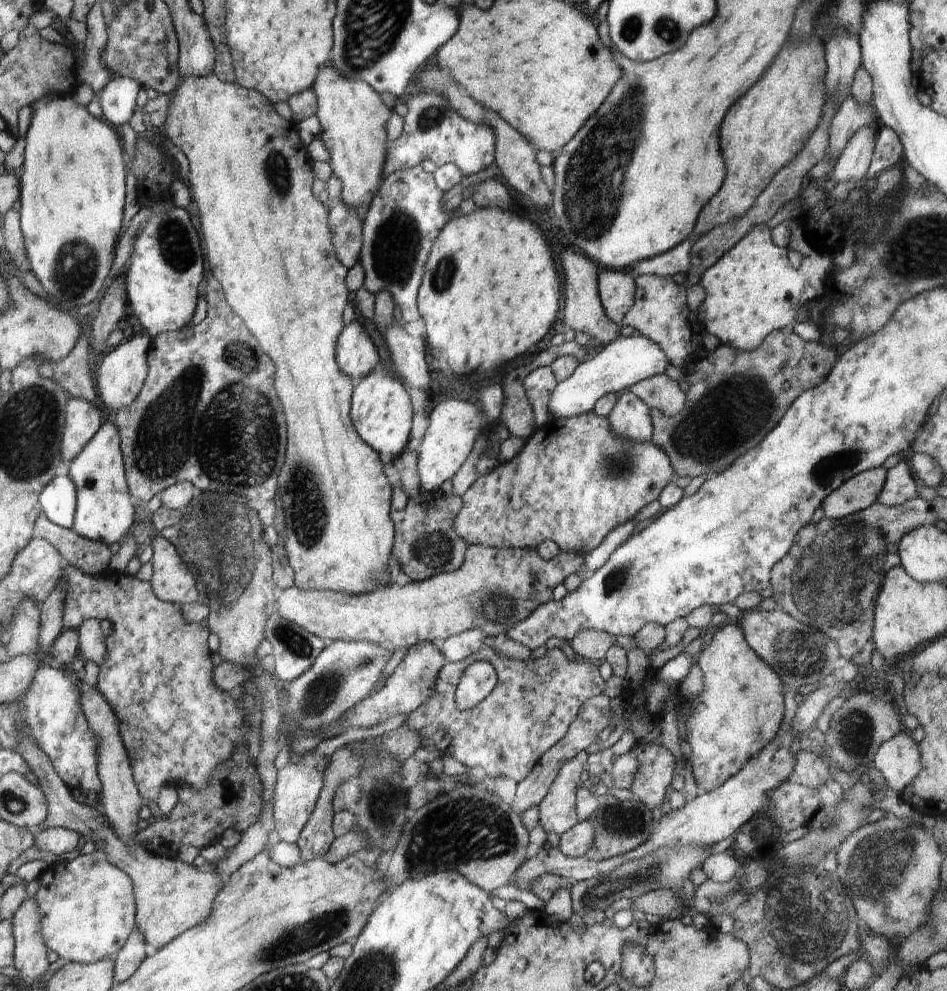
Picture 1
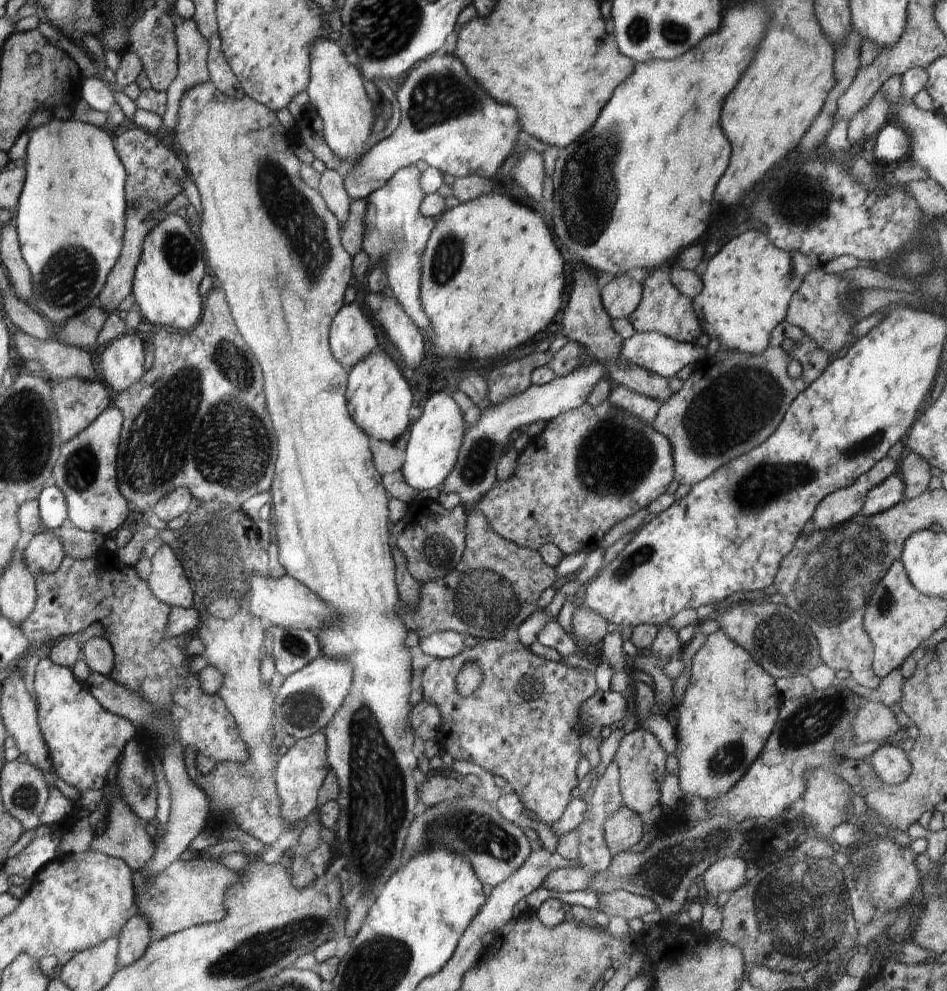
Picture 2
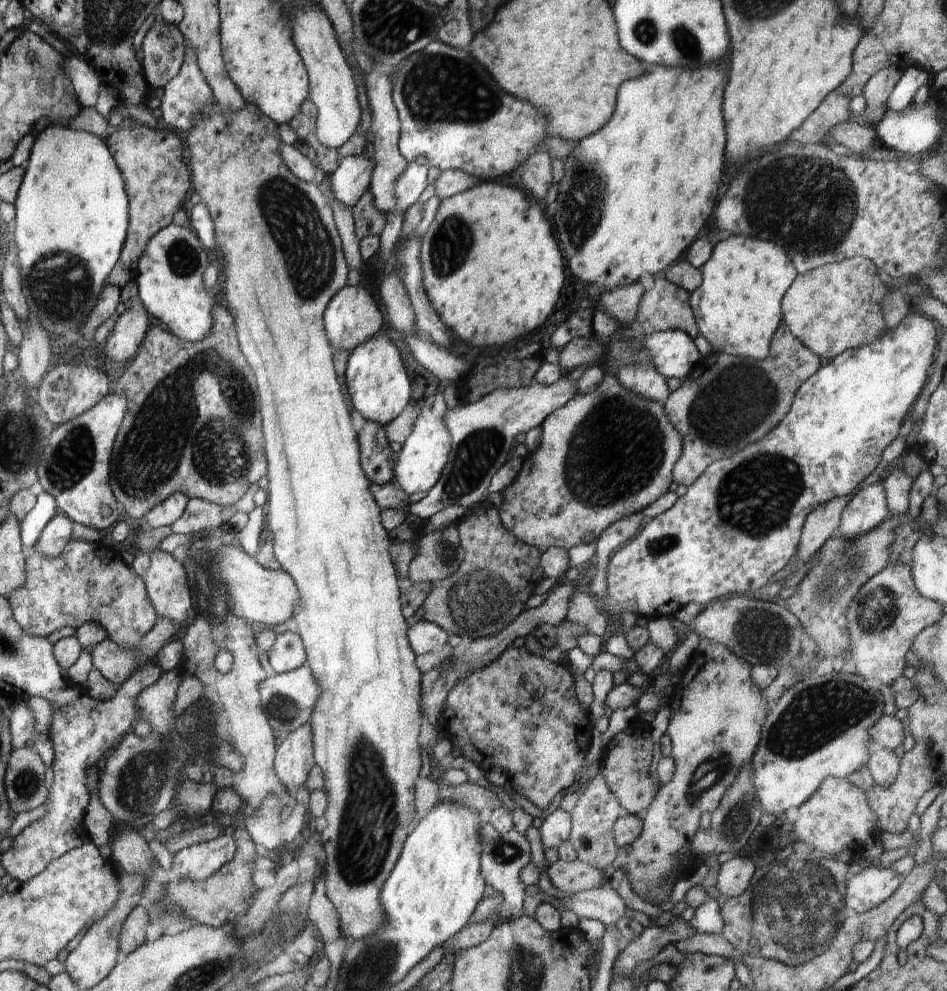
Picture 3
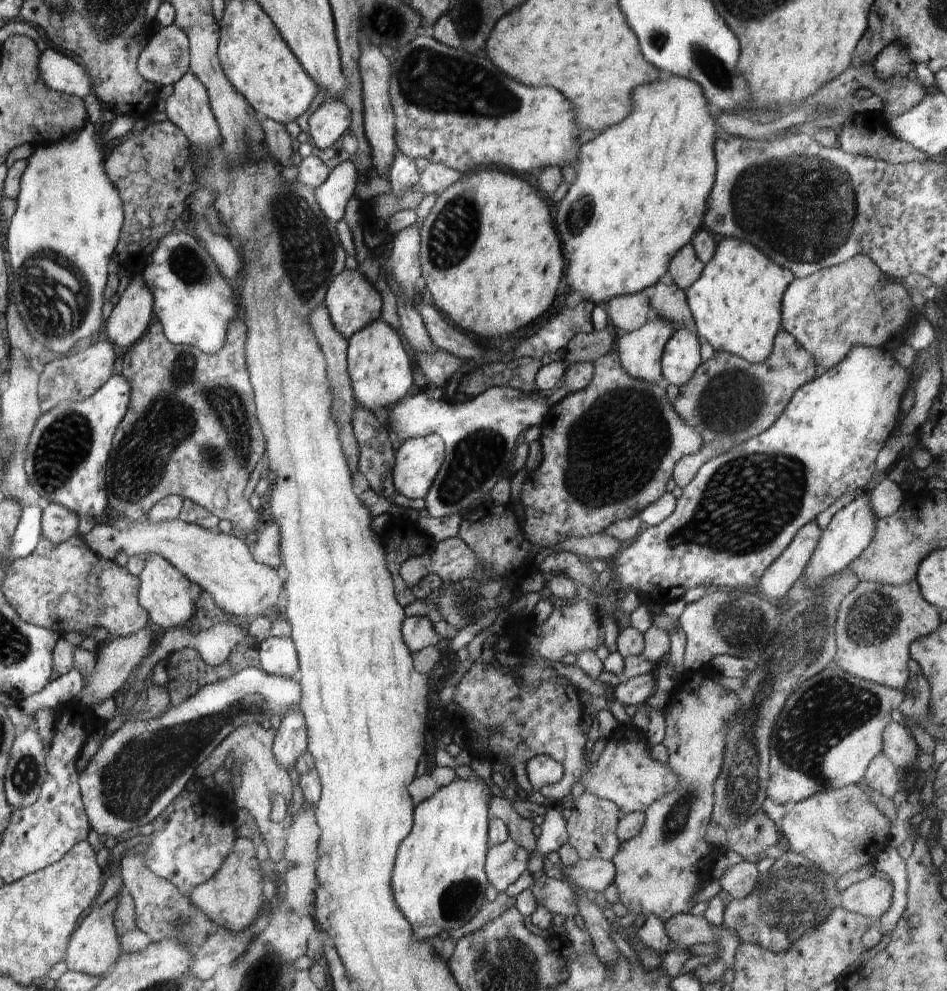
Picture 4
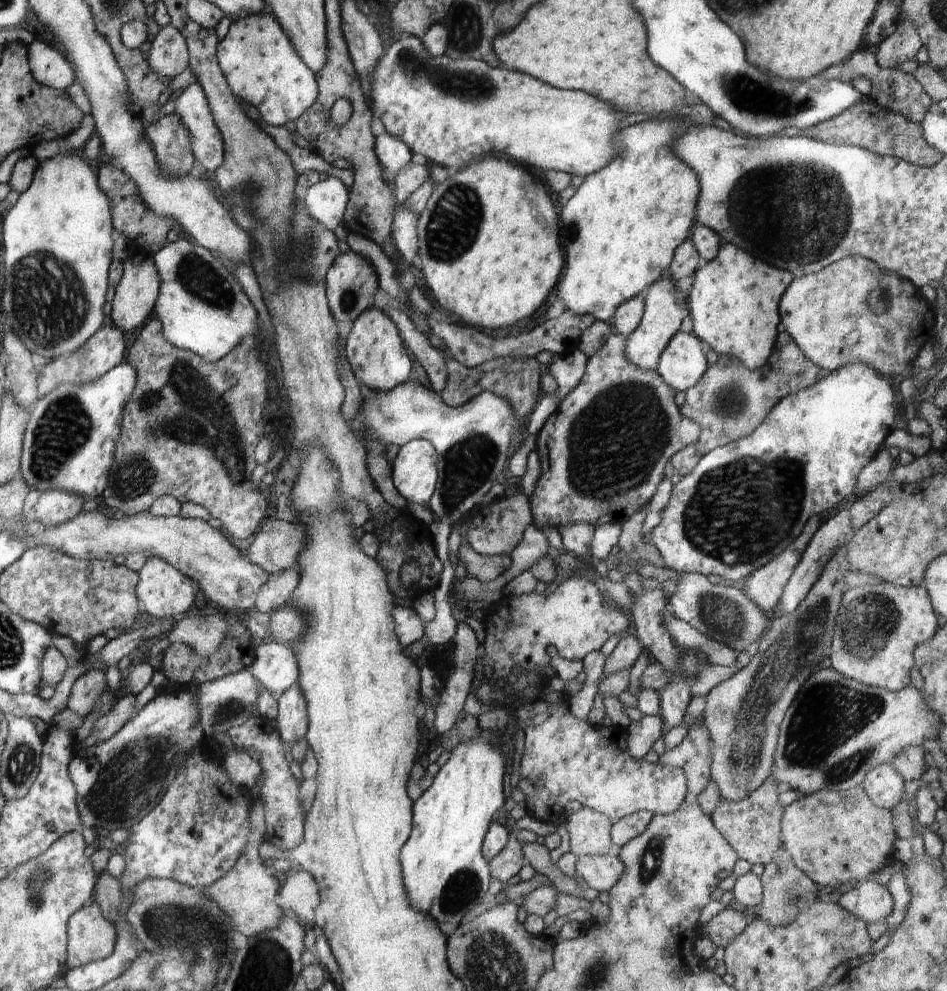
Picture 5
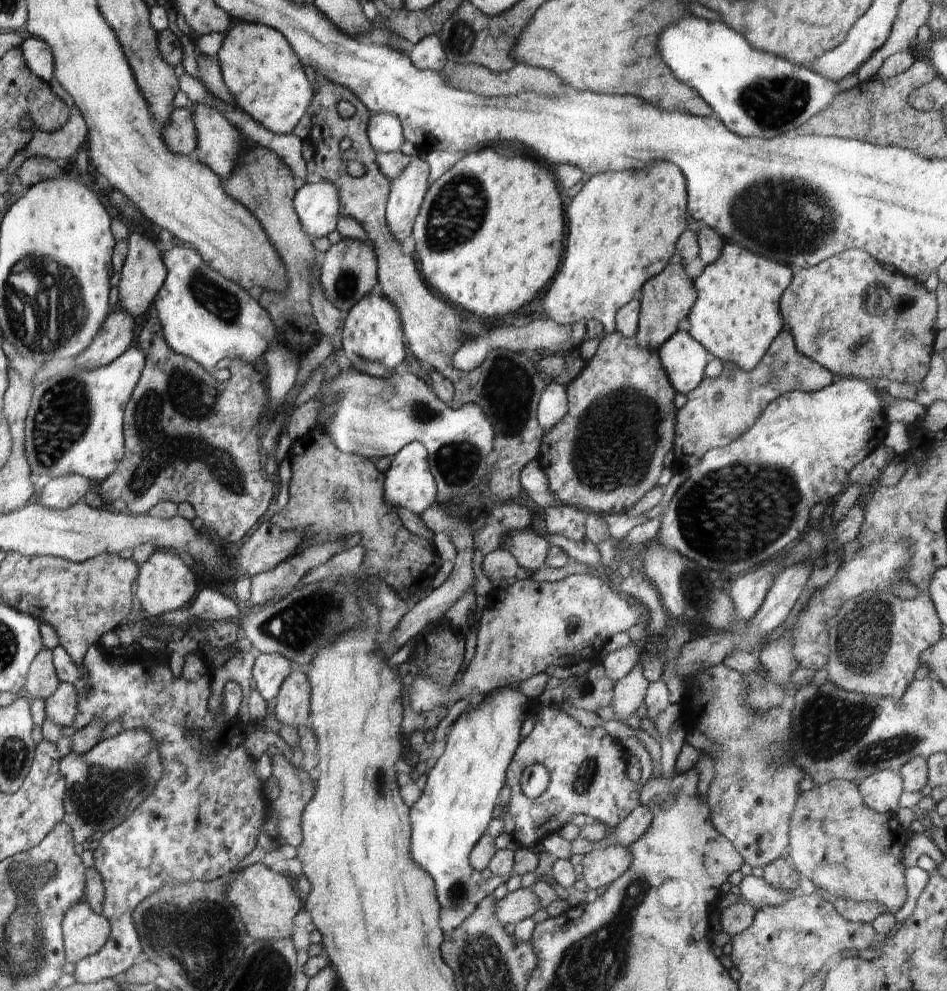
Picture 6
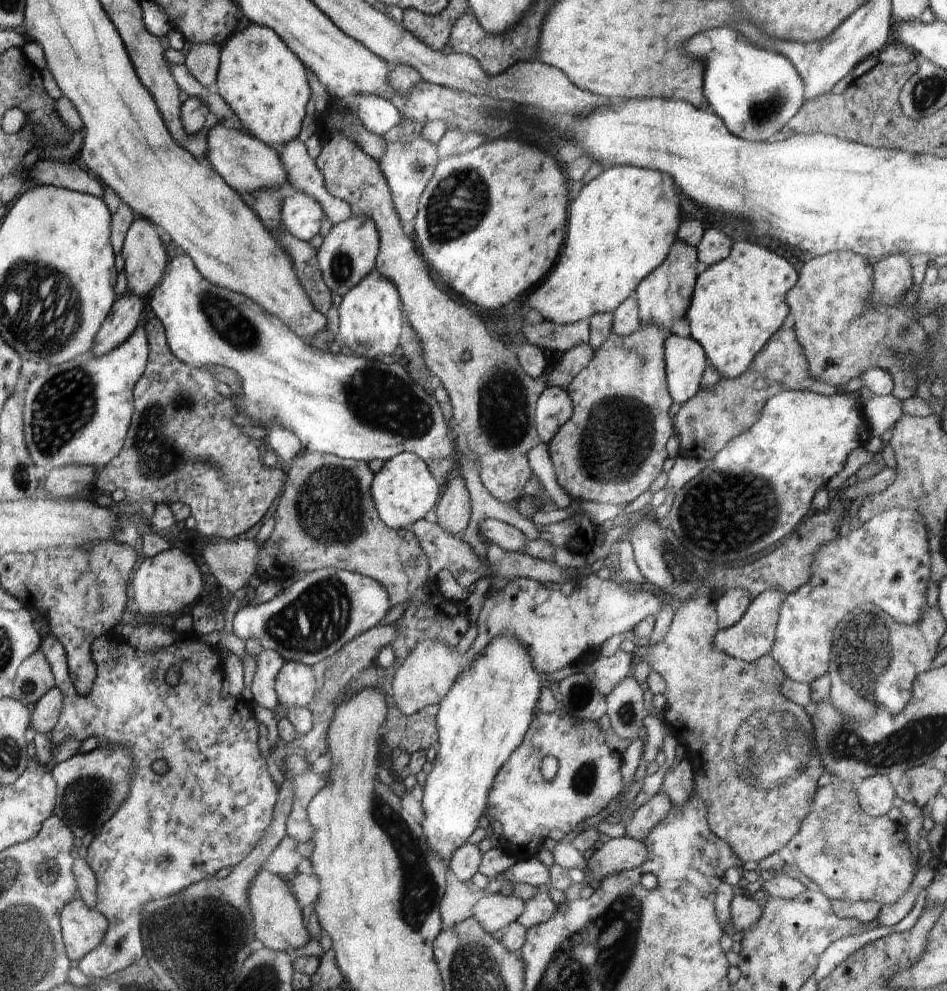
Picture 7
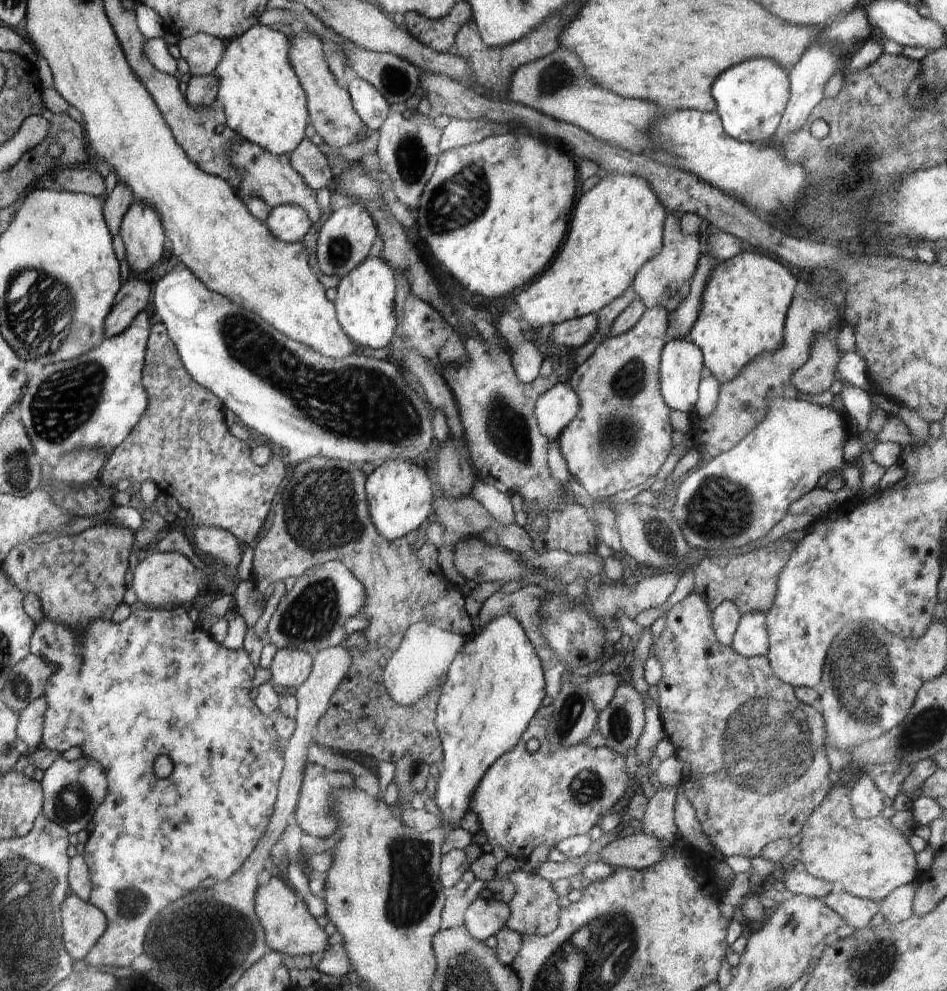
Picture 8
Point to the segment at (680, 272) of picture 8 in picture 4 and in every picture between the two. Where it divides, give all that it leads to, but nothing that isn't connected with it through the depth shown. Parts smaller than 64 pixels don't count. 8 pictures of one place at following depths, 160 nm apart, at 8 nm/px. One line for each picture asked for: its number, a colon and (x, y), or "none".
4: (640, 351)
5: (662, 316)
6: (666, 298)
7: (664, 296)

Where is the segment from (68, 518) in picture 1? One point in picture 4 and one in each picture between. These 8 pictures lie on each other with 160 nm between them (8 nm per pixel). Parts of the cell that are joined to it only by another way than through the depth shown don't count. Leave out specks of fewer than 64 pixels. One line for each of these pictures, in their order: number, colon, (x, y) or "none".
2: (52, 504)
3: (46, 507)
4: (28, 532)

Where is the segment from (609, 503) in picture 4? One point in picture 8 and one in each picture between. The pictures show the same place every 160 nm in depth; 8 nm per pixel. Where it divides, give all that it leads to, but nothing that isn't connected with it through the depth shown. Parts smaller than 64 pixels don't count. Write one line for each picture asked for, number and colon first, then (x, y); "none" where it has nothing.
5: (602, 454)
6: (607, 453)
7: (612, 448)
8: (621, 435)

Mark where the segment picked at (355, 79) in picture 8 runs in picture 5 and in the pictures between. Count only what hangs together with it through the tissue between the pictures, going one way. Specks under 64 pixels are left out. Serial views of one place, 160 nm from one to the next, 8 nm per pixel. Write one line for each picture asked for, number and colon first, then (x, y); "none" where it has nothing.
5: (394, 155)
6: (384, 130)
7: (378, 115)

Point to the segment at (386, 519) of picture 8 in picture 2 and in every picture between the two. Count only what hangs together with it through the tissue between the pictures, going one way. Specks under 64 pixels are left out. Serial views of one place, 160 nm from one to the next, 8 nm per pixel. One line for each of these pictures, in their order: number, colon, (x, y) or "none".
2: (435, 437)
3: (424, 453)
4: (417, 462)
5: (414, 475)
6: (409, 483)
7: (404, 490)

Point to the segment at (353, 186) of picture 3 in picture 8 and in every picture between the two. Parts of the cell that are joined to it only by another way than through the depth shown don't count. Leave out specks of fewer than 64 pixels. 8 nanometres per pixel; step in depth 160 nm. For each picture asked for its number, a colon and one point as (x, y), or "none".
4: (333, 194)
5: (326, 201)
6: (318, 203)
7: (301, 214)
8: (290, 223)

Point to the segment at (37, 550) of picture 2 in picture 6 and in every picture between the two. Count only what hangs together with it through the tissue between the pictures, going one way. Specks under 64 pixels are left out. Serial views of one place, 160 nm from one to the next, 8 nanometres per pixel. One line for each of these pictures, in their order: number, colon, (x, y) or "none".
3: (53, 540)
4: (58, 523)
5: (54, 508)
6: (60, 493)

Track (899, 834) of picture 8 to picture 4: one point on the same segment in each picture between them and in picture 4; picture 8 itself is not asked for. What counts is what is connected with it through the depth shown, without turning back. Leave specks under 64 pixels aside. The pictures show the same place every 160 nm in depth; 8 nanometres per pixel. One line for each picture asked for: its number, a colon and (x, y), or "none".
4: (823, 828)
5: (835, 842)
6: (841, 845)
7: (852, 856)

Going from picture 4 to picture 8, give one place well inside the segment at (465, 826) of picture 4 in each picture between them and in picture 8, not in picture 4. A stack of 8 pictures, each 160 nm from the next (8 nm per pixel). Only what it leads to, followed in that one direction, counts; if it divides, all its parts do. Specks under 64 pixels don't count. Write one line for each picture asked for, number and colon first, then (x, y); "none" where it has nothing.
5: (445, 873)
6: (453, 812)
7: (482, 720)
8: (495, 685)

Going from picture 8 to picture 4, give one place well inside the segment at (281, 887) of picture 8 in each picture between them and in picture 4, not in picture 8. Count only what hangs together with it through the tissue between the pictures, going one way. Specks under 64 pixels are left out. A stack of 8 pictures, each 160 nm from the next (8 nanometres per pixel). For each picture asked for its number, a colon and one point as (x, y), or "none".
4: (232, 898)
5: (247, 894)
6: (267, 904)
7: (278, 920)

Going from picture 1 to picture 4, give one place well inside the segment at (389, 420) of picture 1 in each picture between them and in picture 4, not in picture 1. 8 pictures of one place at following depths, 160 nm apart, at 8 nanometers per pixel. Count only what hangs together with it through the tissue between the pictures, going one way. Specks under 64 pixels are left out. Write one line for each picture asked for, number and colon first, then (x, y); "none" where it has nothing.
2: (378, 397)
3: (377, 384)
4: (381, 373)

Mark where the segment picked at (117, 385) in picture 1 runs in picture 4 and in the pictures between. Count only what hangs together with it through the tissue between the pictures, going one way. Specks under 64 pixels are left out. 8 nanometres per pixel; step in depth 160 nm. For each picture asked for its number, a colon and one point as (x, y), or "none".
2: (123, 361)
3: (122, 344)
4: (129, 320)

